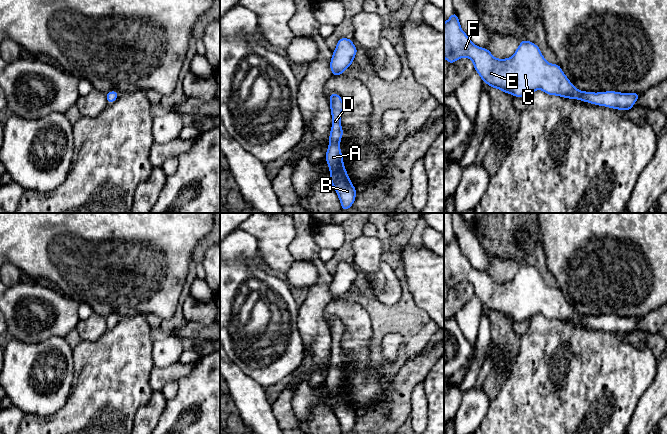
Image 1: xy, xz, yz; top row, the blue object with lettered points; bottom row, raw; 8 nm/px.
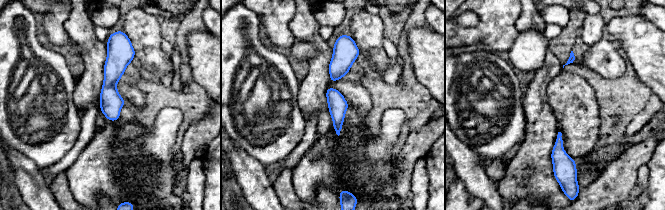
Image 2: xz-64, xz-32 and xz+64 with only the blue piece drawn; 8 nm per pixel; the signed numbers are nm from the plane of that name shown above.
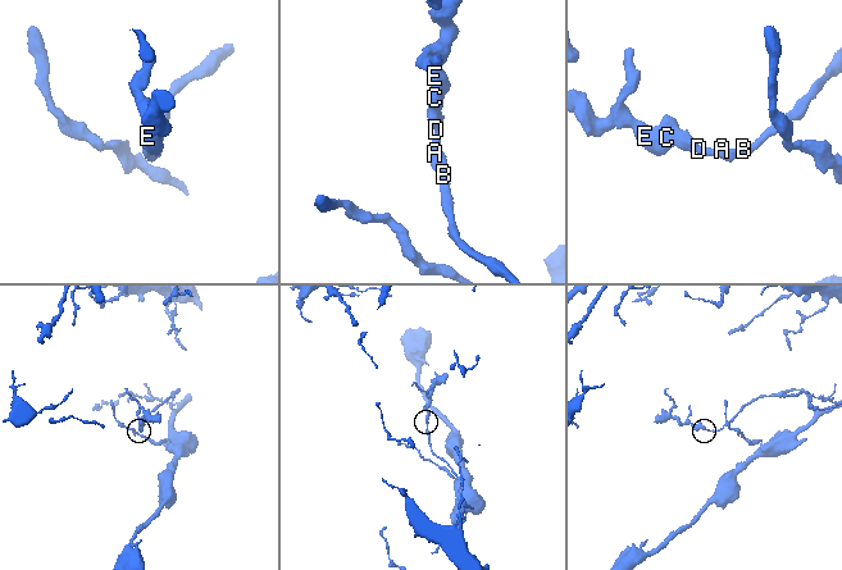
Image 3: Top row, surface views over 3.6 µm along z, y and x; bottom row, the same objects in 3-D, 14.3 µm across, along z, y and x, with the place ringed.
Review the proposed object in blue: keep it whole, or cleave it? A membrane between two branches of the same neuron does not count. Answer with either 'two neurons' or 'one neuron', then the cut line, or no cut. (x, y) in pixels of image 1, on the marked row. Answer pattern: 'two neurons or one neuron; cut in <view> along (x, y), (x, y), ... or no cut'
one neuron; no cut

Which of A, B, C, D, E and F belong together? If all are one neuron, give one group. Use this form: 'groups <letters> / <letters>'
groups A B C D E F

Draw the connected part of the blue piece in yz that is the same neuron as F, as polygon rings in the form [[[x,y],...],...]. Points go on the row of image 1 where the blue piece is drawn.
[[[454,12],[444,23],[444,58],[452,64],[463,57],[472,60],[474,70],[478,72],[484,83],[516,97],[524,97],[537,89],[541,89],[548,95],[579,99],[590,104],[629,111],[640,96],[638,93],[619,93],[615,91],[589,93],[577,90],[563,73],[561,67],[558,64],[548,63],[539,47],[527,40],[521,41],[512,57],[502,60],[494,58],[488,49],[478,47],[471,42],[466,33],[462,31],[457,14]]]

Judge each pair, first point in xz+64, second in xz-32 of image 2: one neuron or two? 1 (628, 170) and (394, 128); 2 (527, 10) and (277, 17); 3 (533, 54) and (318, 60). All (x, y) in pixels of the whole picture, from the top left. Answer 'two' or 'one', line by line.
1: two
2: two
3: two

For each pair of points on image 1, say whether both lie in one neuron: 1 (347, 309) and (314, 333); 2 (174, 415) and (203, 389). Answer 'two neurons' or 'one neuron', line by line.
1: two neurons
2: one neuron

